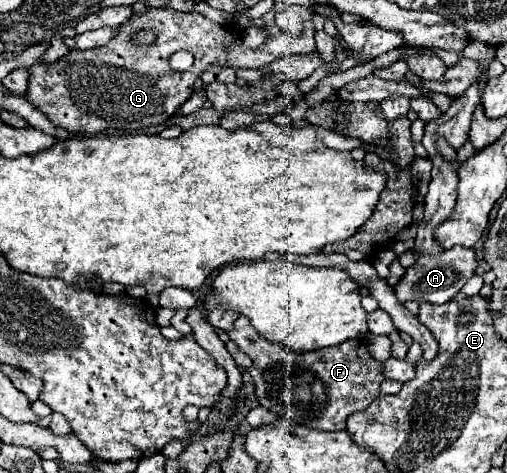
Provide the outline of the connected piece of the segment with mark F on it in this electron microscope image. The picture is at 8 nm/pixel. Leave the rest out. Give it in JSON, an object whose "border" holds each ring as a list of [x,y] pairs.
{"border":[[[239,316],[227,334],[253,360],[249,374],[255,382],[259,404],[307,428],[343,430],[349,414],[365,410],[381,394],[383,364],[371,358],[365,340],[347,340],[339,348],[323,348],[319,352],[293,352],[259,336],[245,316]]]}

